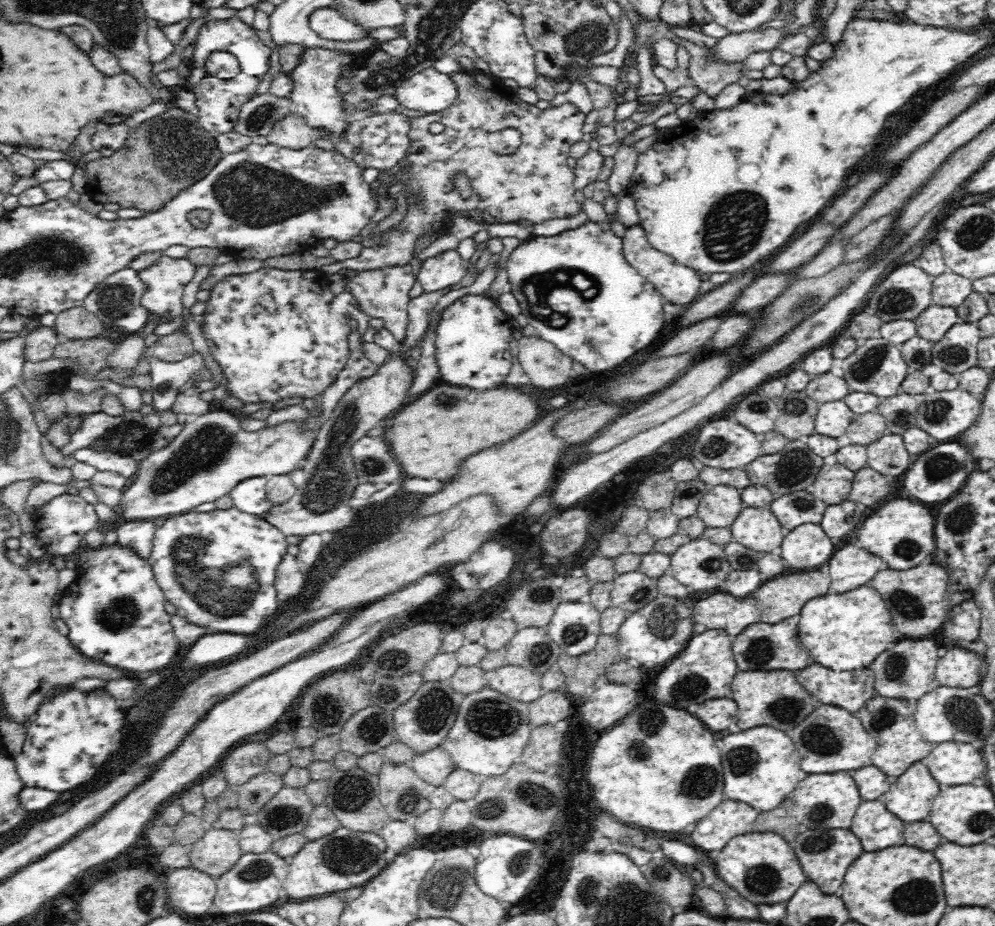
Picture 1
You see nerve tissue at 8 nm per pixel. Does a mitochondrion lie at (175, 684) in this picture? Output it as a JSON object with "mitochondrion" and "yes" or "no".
{"mitochondrion":"no"}

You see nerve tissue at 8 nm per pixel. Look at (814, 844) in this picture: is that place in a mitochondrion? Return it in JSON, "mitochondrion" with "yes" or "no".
{"mitochondrion":"yes"}

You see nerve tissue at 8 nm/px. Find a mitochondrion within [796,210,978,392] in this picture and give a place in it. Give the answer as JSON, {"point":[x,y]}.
{"point":[862,370]}

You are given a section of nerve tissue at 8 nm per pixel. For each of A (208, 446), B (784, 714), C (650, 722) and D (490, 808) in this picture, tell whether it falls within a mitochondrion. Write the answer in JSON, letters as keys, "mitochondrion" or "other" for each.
{"A":"mitochondrion","B":"mitochondrion","C":"mitochondrion","D":"mitochondrion"}

